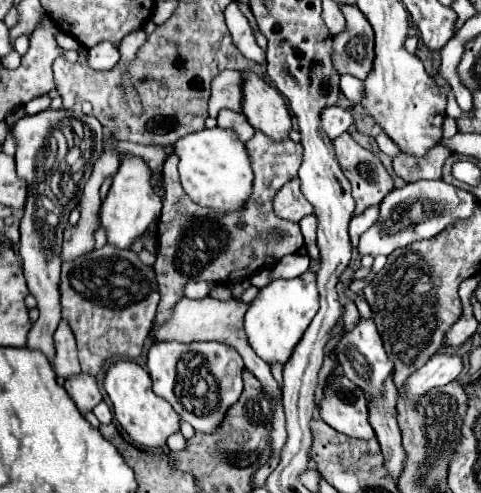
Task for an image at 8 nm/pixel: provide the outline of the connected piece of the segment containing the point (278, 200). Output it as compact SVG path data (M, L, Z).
M297 178L289 180L275 196L275 214L279 218L285 218L285 220L293 220L293 222L299 222L303 216L307 214L313 214L313 208L311 204L307 202L307 198L301 194L299 190L299 182Z

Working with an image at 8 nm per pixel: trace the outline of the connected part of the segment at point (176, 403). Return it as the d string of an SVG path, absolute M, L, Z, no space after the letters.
M155 342L147 354L147 372L153 380L153 392L165 398L181 416L181 420L189 422L197 432L215 432L223 422L229 406L233 406L239 400L243 390L243 360L235 352L235 348L219 342Z

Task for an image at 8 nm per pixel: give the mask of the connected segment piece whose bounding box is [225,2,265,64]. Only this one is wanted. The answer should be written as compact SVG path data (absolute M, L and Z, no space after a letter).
M231 2L227 6L225 18L227 18L229 32L233 36L233 42L241 50L241 54L245 58L249 58L249 60L255 60L257 64L265 64L265 52L257 46L253 30L249 26L249 20L243 16L243 12L237 6L237 2Z

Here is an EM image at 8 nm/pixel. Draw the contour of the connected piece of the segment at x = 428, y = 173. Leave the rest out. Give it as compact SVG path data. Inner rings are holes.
M435 146L423 160L415 160L415 156L403 156L399 152L393 158L393 172L403 178L405 182L417 182L417 180L439 180L443 162L451 156L451 150L445 146Z

